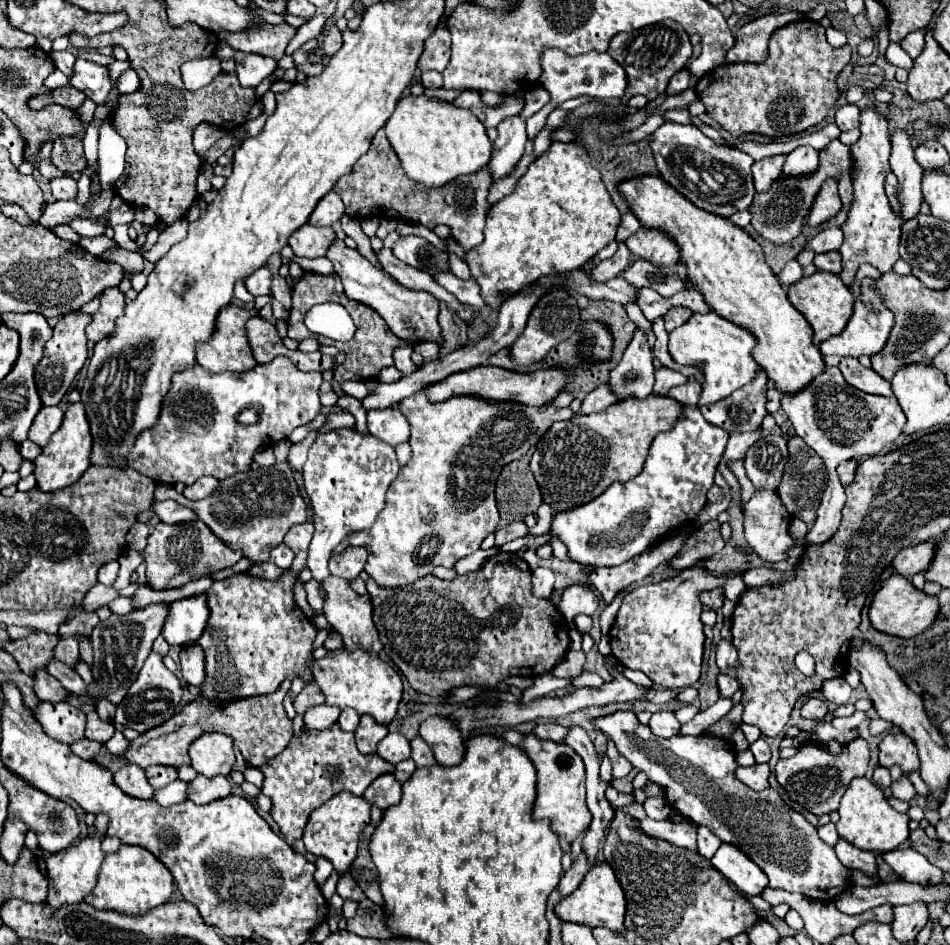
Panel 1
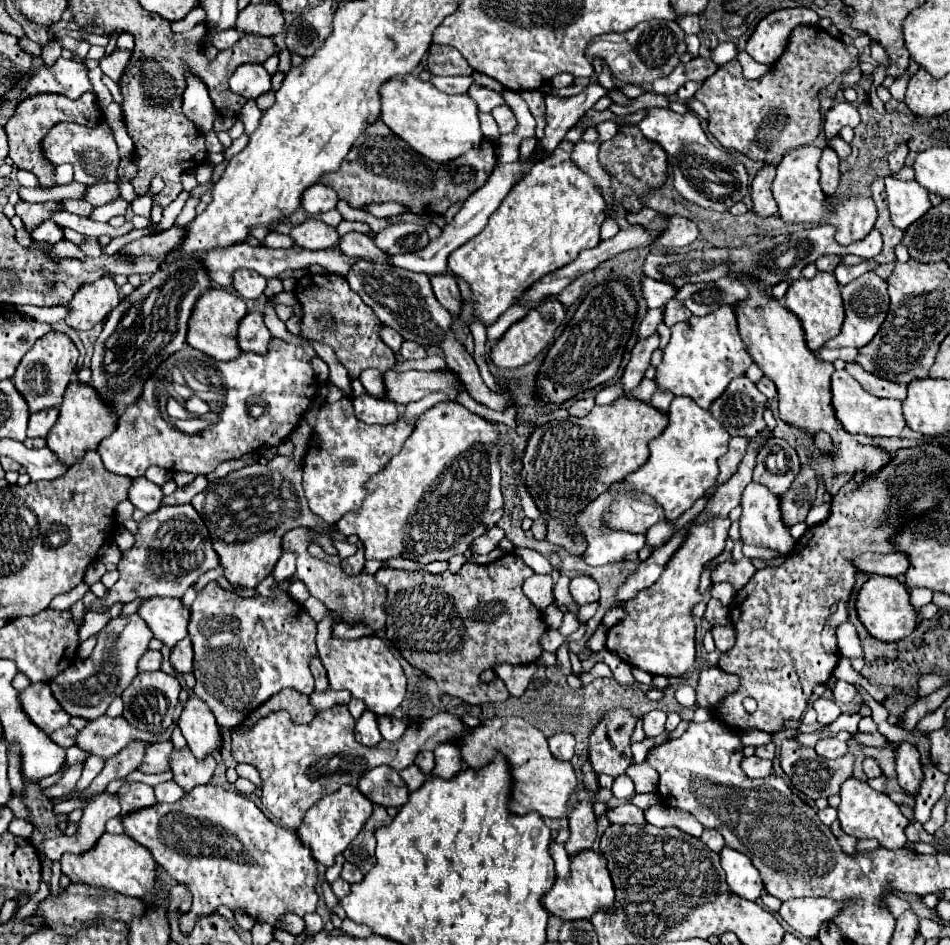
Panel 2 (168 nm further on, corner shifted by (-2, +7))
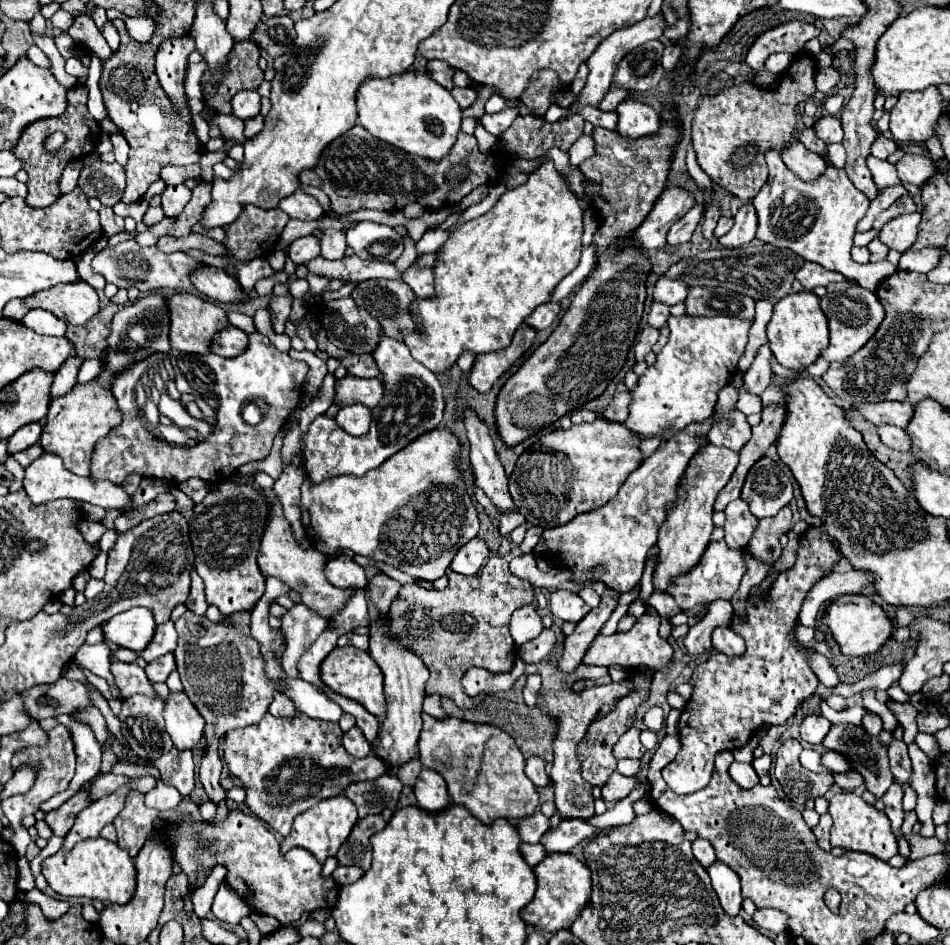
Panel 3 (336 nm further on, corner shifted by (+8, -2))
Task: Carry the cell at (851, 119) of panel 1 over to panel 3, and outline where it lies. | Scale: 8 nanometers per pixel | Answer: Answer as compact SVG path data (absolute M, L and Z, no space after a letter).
M826 115L814 121L814 131L824 143L840 143L842 141L842 123L838 117Z

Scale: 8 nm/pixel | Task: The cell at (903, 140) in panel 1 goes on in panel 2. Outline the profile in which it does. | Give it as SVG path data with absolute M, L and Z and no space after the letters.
M886 178L886 194L890 220L902 232L932 208L928 190L920 188L916 180L900 182L894 178Z

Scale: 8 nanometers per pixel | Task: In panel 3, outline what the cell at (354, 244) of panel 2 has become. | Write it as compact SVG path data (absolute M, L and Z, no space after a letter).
M326 229L322 239L320 239L320 243L322 243L322 253L320 255L324 259L336 261L336 259L344 257L344 249L346 249L346 235L344 235L344 231Z

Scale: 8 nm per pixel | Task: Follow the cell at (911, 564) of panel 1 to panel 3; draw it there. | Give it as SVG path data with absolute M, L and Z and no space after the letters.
M850 569L846 573L838 573L832 571L830 575L826 575L824 579L820 579L806 595L802 611L800 611L800 623L806 627L814 629L814 637L816 641L824 641L824 633L818 629L816 625L816 617L820 611L820 605L828 599L836 599L844 593L862 593L866 587L872 587L872 575L870 571L862 571L862 569Z

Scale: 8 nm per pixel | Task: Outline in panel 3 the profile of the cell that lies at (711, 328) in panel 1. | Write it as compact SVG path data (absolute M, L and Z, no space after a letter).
M716 315L710 319L686 319L684 317L670 317L668 319L670 337L664 349L656 355L656 363L646 369L646 373L638 379L638 387L632 391L632 403L630 403L630 415L624 421L630 431L640 435L640 439L658 435L666 429L684 429L690 423L702 423L714 413L714 403L718 401L718 391L730 383L738 369L738 361L744 353L744 347L748 343L748 331L752 327L752 321L728 317L728 315Z

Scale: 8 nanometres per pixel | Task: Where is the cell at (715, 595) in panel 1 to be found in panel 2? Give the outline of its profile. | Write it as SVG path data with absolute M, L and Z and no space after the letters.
M708 600L706 604L706 612L704 612L704 618L712 624L712 626L730 626L730 616L728 616L728 610L722 608L722 604L718 600Z

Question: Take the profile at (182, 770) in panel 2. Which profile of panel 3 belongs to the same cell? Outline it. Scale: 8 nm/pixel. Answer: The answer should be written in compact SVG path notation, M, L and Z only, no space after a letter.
M172 747L166 755L162 755L152 763L160 771L164 785L176 787L184 797L192 793L194 777L196 777L192 751L178 751L176 747Z

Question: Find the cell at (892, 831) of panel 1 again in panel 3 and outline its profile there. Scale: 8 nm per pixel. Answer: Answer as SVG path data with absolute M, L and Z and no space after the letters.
M852 791L836 793L830 799L830 815L834 819L834 825L832 825L832 831L830 831L830 835L832 835L830 841L832 841L834 847L844 847L848 851L870 853L870 855L874 855L882 861L888 861L890 857L898 855L898 841L892 833L890 819L886 819L886 815L882 811L868 805L856 793L852 793Z

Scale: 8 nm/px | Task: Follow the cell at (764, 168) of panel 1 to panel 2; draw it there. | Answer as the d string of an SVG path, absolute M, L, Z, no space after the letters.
M762 166L762 170L756 174L752 182L752 212L758 218L768 218L778 214L778 206L770 190L774 174L776 174L774 166Z

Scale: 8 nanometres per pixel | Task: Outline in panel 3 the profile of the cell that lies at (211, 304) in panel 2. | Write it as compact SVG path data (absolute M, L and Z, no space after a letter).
M176 293L170 297L170 343L174 349L180 349L182 353L198 353L208 355L210 343L216 333L226 329L230 325L228 315L222 307L206 301L200 295L194 293Z

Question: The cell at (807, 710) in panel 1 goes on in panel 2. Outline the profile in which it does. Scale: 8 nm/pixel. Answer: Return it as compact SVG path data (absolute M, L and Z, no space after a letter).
M816 698L814 700L814 710L816 710L816 714L818 714L818 724L822 724L822 726L828 726L828 724L832 724L842 712L840 712L840 708L838 708L838 704L836 702L832 702L832 700L826 700L826 698Z

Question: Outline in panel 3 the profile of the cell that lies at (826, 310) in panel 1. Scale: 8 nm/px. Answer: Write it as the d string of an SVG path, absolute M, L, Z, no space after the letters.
M800 291L782 297L774 305L772 319L768 323L770 349L780 365L800 371L820 357L820 351L828 345L828 319L820 309L820 297L814 291Z

